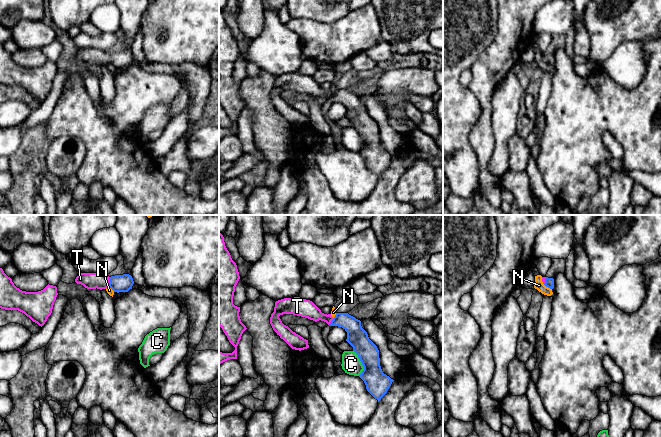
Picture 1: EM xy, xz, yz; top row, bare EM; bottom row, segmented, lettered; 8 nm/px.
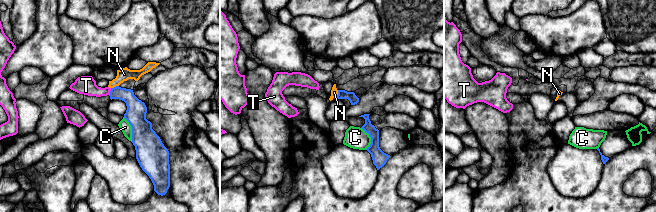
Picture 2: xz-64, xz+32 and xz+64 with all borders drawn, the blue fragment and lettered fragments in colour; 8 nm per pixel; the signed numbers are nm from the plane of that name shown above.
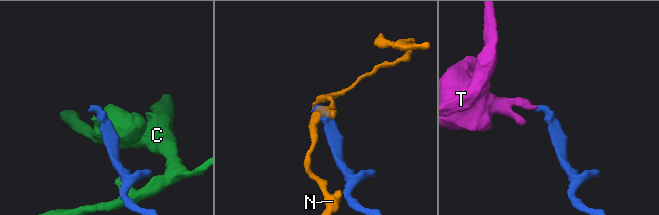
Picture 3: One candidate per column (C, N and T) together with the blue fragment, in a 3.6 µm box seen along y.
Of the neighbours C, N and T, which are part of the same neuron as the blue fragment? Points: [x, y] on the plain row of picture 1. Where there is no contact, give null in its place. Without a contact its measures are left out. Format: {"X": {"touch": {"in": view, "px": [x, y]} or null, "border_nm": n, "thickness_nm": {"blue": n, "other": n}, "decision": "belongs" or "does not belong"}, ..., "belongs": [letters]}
{"C": {"touch": {"in": "xz", "px": [361, 138]}, "border_nm": 220, "thickness_nm": {"blue": 190, "other": 160}, "decision": "does not belong"}, "N": {"touch": {"in": "yz", "px": [547, 62]}, "border_nm": 80, "thickness_nm": {"blue": 80, "other": 70}, "decision": "does not belong"}, "T": {"touch": {"in": "xy", "px": [109, 58]}, "border_nm": 80, "thickness_nm": {"blue": 140, "other": 130}, "decision": "belongs"}, "belongs": ["T"]}

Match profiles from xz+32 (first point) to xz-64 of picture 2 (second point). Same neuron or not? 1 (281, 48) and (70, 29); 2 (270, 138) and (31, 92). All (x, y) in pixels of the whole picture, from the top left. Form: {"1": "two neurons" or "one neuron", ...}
{"1": "two neurons", "2": "one neuron"}

